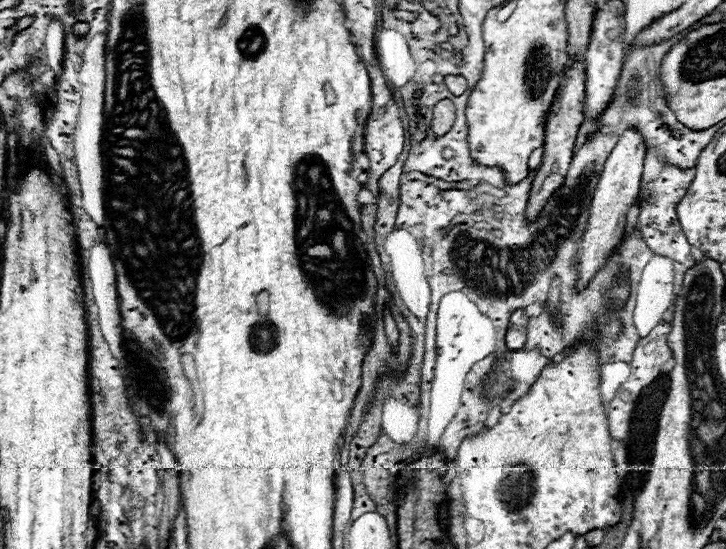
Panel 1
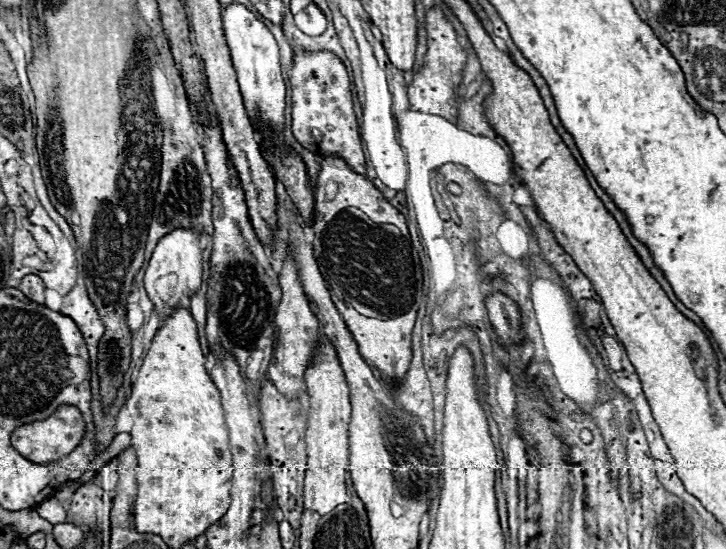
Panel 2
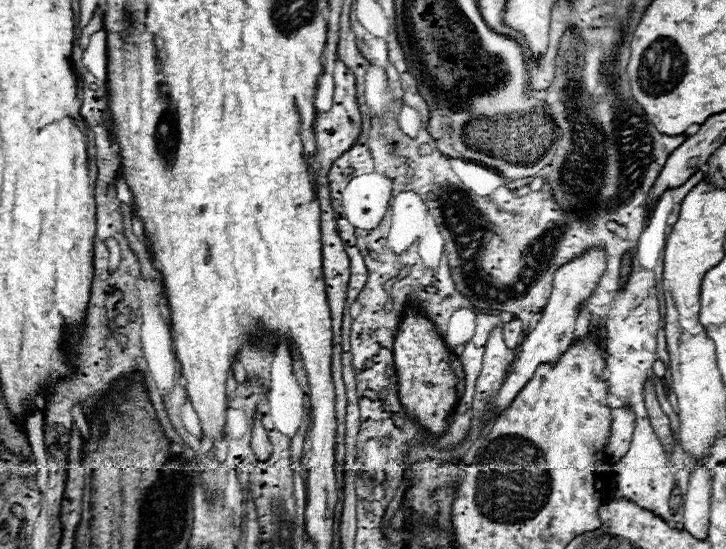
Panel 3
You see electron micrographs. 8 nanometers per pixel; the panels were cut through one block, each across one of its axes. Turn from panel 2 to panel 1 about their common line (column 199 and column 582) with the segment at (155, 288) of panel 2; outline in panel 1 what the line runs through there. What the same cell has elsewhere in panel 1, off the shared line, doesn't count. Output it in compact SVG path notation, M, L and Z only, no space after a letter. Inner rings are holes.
M626 130L620 136L616 148L612 150L612 154L604 166L604 172L600 176L598 188L596 188L592 204L590 204L590 218L584 228L582 248L580 248L580 256L578 256L578 280L576 280L578 290L582 290L592 280L592 276L596 276L596 272L606 264L608 254L620 242L628 208L640 196L640 178L642 178L642 168L644 168L644 156L646 156L646 148L644 148L642 136L636 130Z

